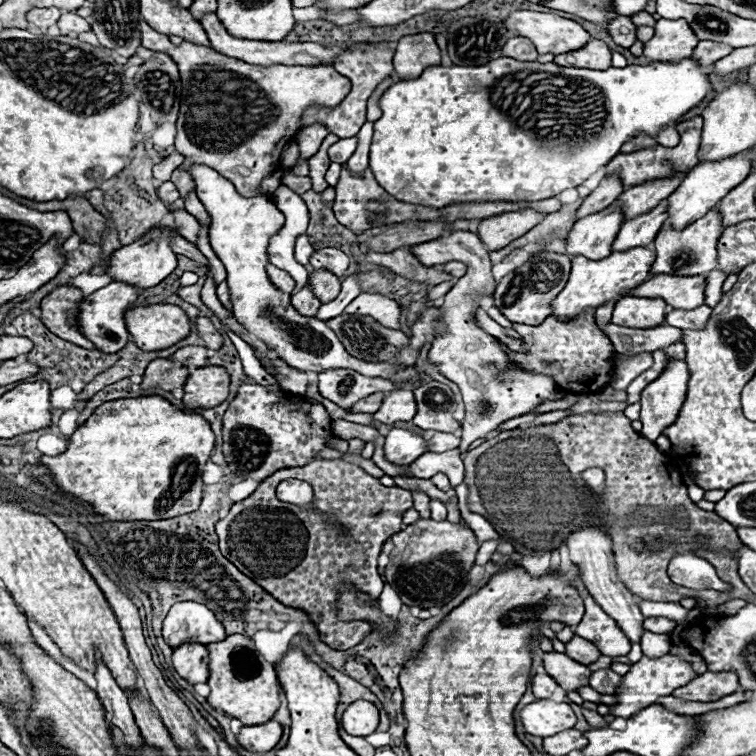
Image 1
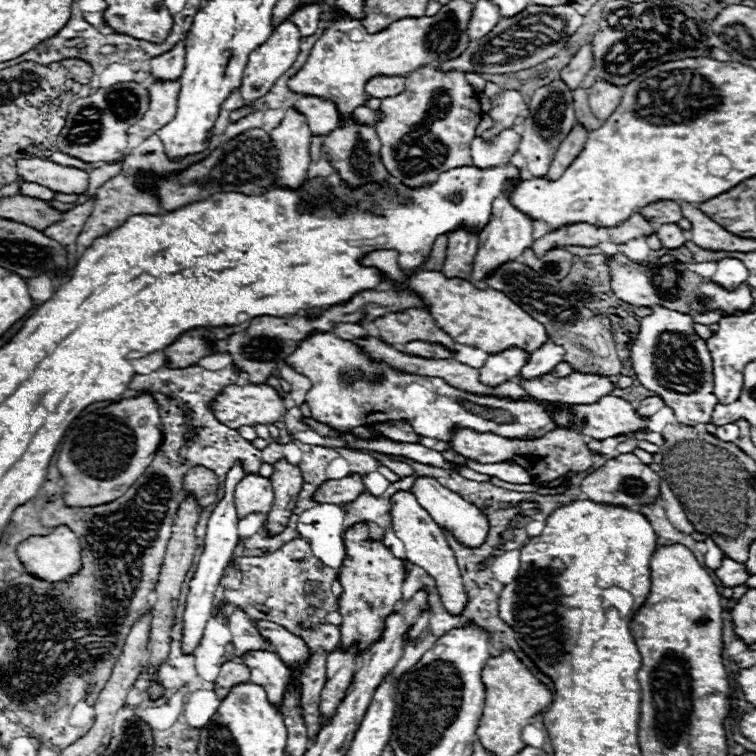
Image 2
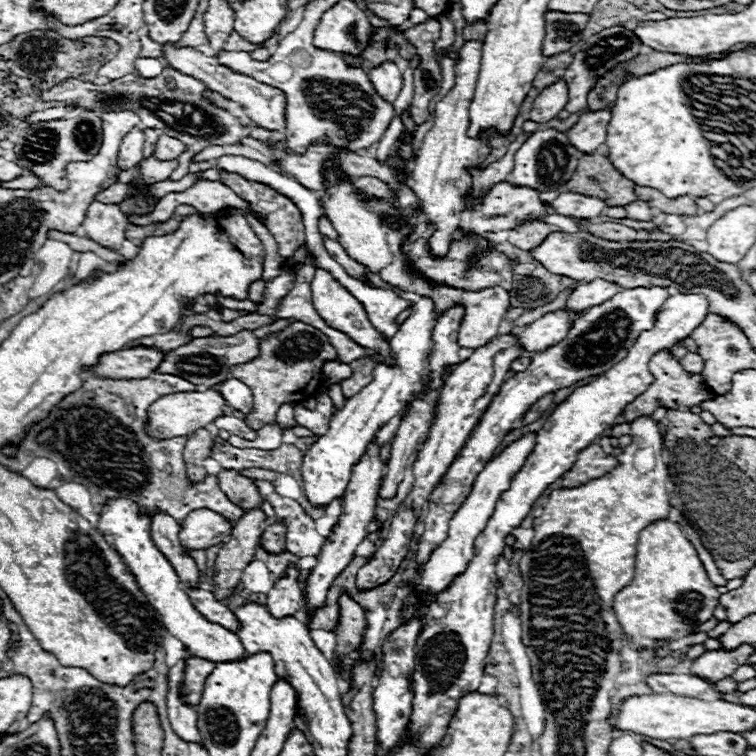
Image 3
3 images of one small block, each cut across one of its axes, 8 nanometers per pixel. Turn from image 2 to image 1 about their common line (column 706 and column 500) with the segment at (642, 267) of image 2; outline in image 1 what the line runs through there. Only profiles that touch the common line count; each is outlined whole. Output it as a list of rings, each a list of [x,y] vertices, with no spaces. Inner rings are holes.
[[[540,252],[532,256],[526,264],[514,270],[514,278],[506,274],[496,290],[494,290],[494,306],[514,324],[528,324],[538,326],[552,314],[552,300],[560,294],[566,286],[566,278],[570,276],[570,256],[554,254],[554,252]]]

